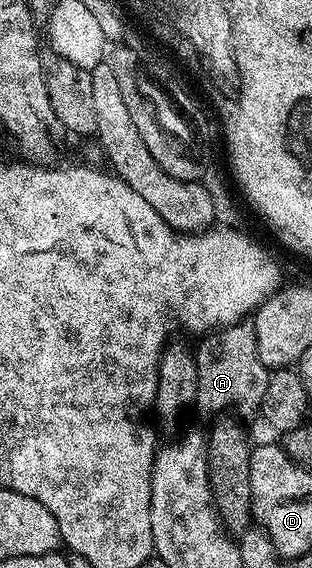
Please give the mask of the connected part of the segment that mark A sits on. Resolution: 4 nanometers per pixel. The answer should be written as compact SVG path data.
M249 322L226 324L200 337L201 345L195 348L197 362L197 394L195 408L201 412L225 414L229 408L260 409L261 399L267 390L270 369L259 362L253 325Z

